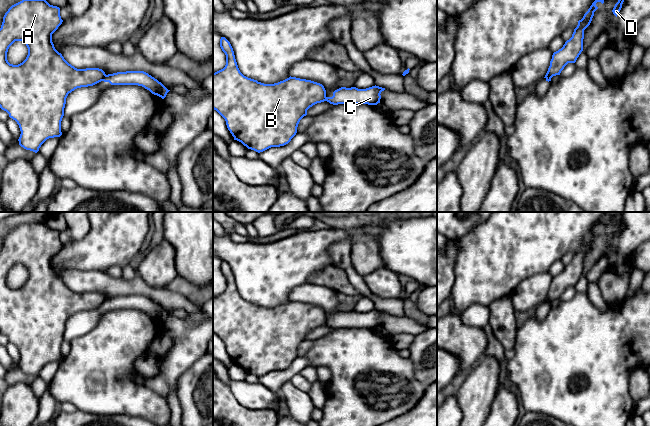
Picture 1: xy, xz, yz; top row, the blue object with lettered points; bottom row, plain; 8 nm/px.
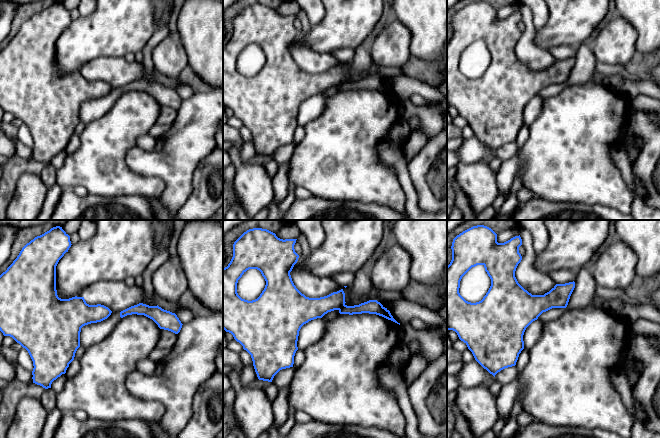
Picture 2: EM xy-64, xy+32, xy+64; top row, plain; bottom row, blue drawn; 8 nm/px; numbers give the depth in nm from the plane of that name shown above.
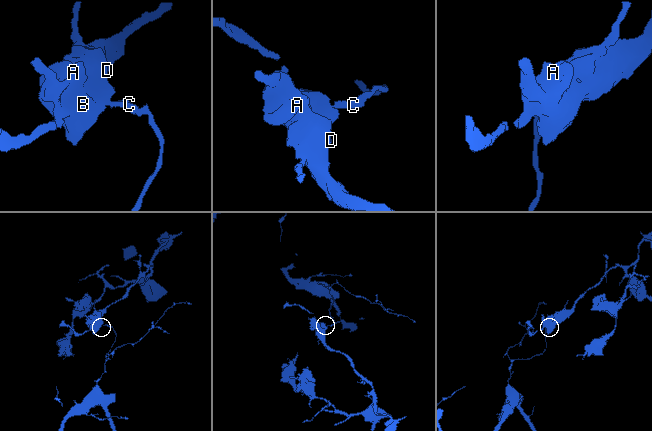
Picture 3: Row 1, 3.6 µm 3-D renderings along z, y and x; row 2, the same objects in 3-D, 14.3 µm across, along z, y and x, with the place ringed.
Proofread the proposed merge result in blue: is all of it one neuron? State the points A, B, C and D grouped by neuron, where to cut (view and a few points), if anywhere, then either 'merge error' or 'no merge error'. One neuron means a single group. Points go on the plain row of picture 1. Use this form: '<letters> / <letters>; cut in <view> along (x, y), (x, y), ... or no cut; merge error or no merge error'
A B D / C; cut in xy along (106, 299), (101, 304); merge error

